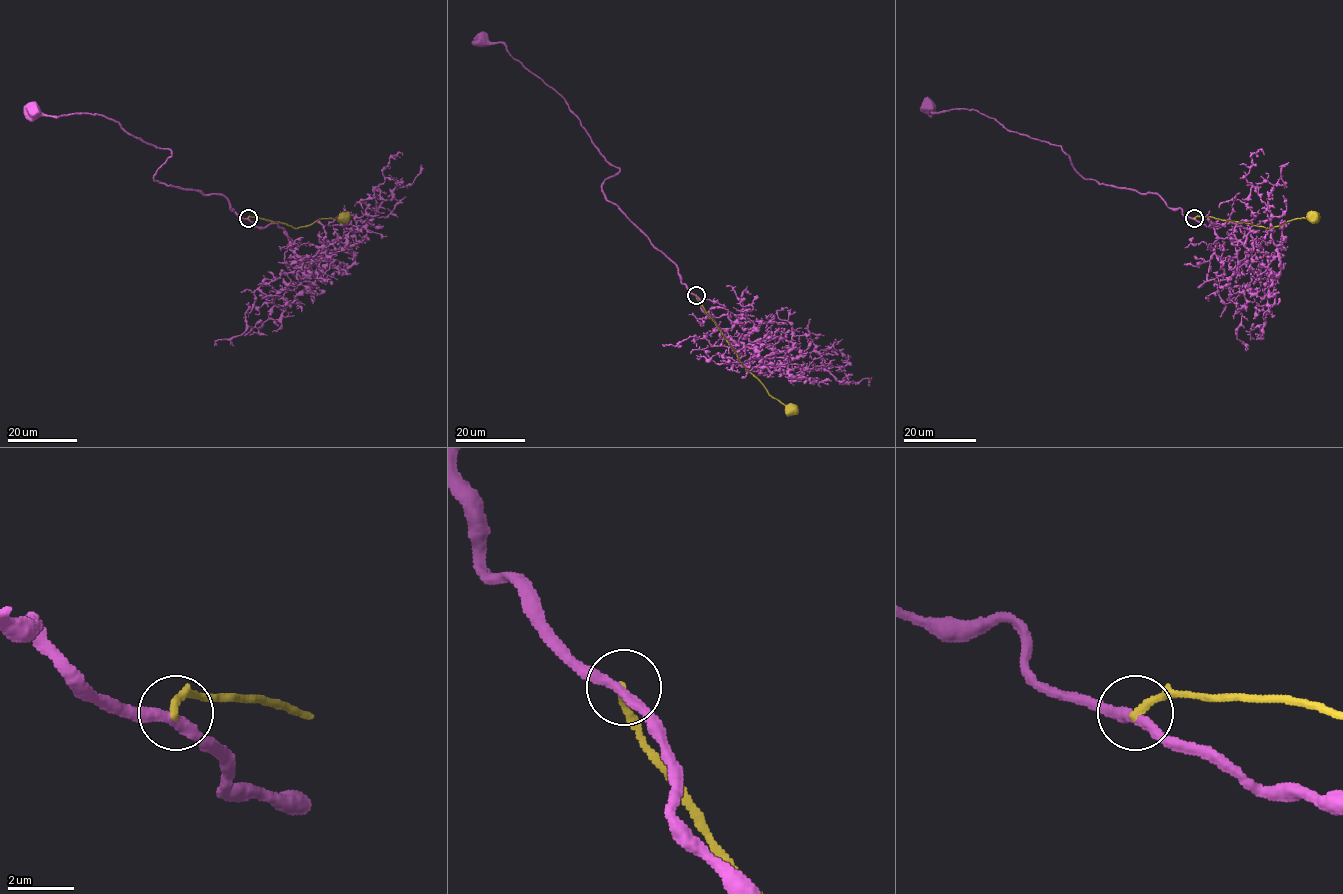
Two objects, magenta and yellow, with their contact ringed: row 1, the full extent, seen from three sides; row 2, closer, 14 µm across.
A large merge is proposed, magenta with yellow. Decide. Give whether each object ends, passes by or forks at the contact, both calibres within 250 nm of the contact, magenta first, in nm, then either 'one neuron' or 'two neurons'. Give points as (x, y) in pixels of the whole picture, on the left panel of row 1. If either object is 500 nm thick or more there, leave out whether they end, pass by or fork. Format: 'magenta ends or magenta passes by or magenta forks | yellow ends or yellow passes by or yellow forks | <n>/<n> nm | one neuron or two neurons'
magenta passes by | yellow ends | 320/240 nm | two neurons

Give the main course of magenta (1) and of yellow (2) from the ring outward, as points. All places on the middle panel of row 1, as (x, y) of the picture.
1: (696, 295), (680, 282), (678, 267), (606, 197), (603, 182), (619, 168), (565, 101), (503, 43), (481, 40)
2: (696, 295), (739, 361), (770, 395), (791, 408)

